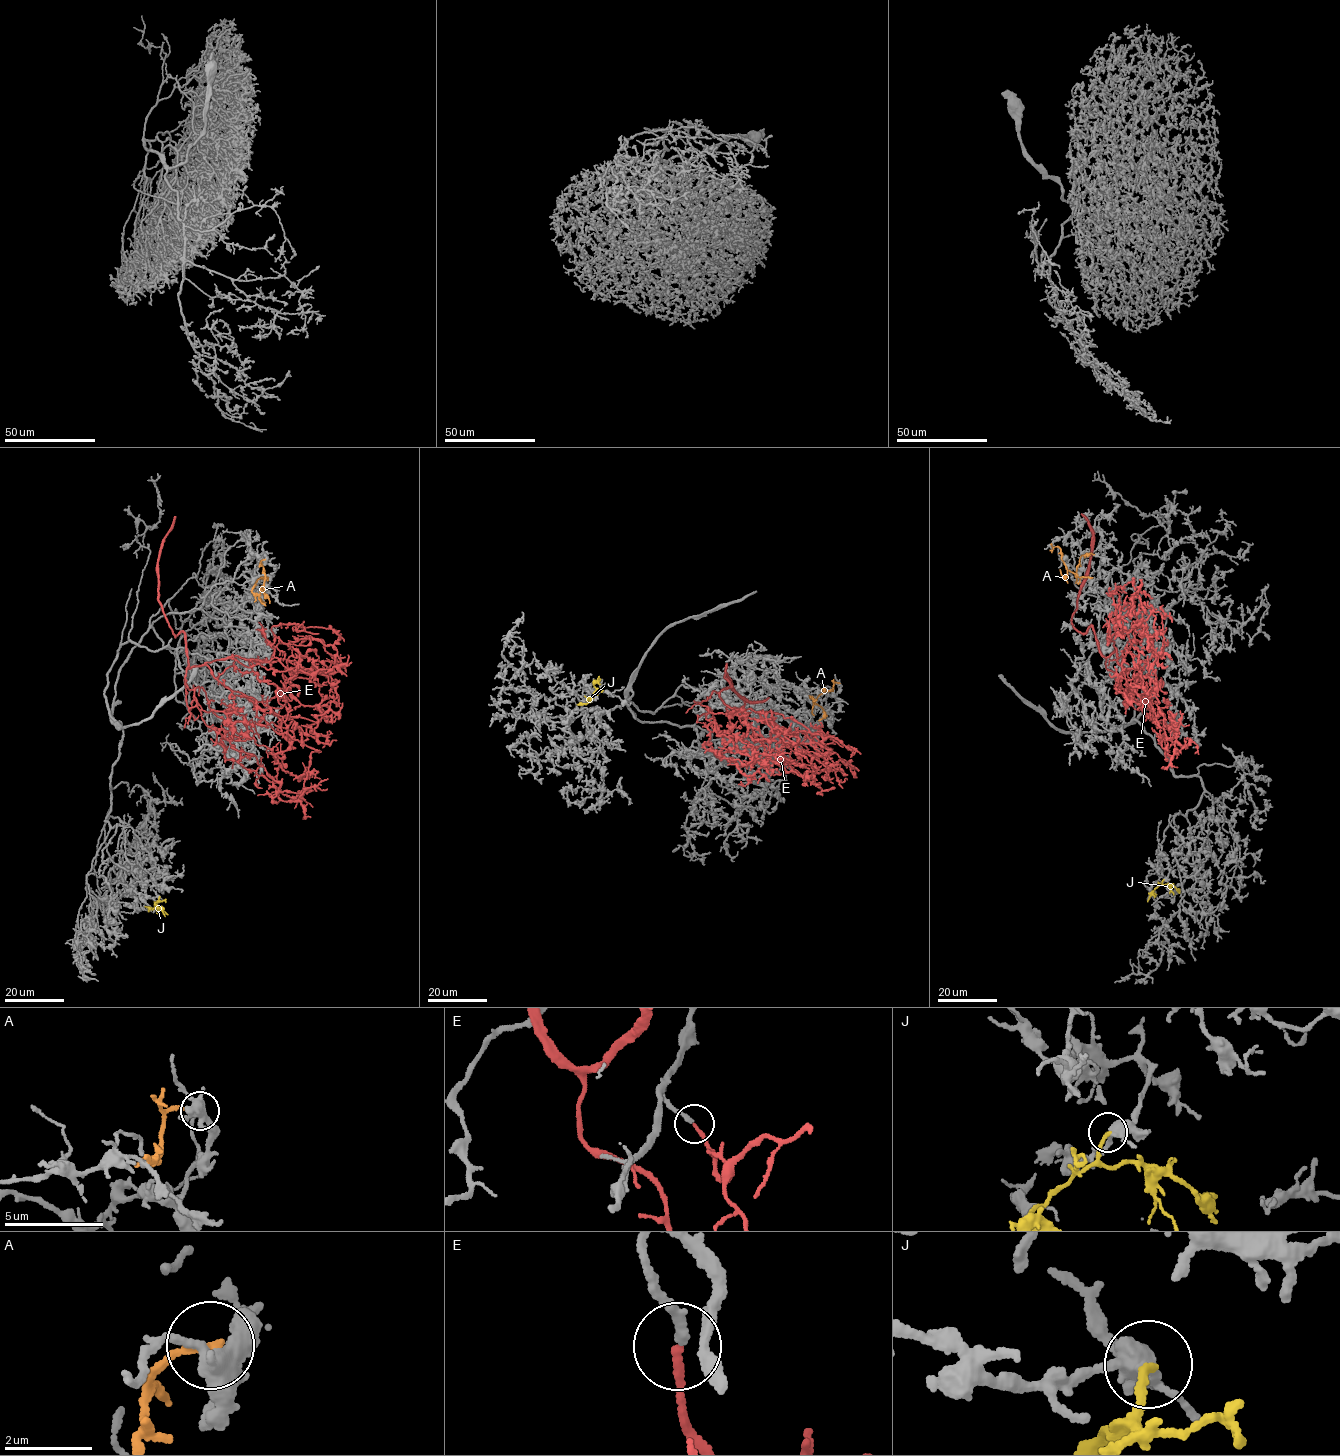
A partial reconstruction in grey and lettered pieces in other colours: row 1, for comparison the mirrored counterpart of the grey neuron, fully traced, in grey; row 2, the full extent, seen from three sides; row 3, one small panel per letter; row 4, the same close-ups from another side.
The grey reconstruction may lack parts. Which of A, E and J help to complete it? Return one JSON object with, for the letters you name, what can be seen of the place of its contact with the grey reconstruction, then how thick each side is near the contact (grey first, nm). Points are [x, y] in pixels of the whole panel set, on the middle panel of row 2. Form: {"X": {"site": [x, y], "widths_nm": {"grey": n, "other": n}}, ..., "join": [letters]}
{"J": {"site": [597, 694], "widths_nm": {"grey": 320, "other": 190}}, "join": ["J"]}

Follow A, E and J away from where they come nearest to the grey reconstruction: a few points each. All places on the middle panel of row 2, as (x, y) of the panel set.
A: (839, 682), (834, 683), (833, 690), (824, 692), (815, 699), (811, 696), (824, 714), (818, 720)
E: (708, 707), (711, 712), (702, 702), (713, 691), (744, 716), (754, 735), (781, 763), (829, 789)
J: (597, 694), (593, 683), (597, 682), (599, 676)

